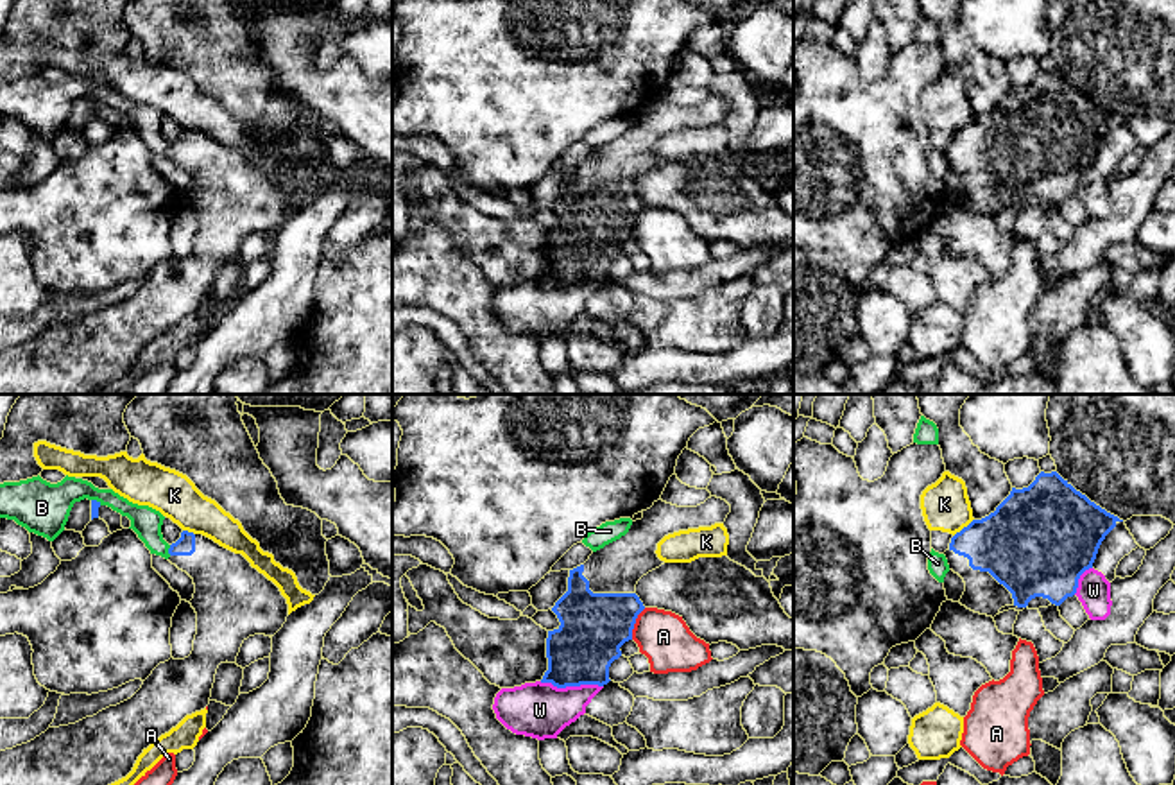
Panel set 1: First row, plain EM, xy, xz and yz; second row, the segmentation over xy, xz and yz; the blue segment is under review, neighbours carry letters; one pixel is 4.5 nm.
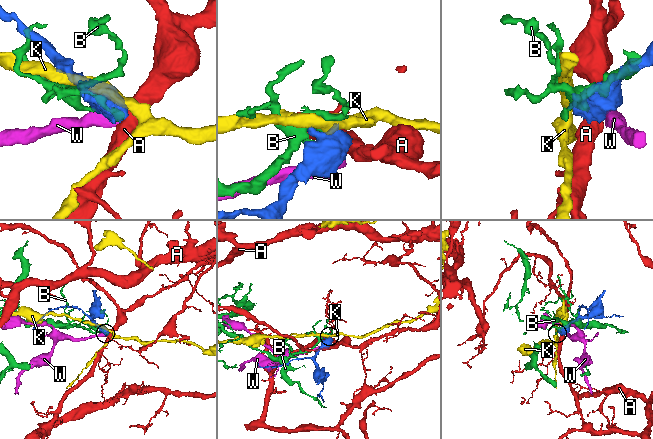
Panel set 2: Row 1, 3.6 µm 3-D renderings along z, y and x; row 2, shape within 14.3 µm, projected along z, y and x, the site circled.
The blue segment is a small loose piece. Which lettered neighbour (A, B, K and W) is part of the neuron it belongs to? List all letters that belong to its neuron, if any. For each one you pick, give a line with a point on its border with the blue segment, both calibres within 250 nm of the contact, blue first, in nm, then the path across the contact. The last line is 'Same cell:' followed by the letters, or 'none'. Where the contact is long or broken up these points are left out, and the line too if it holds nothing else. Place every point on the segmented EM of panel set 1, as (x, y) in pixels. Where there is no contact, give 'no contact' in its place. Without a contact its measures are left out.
Same cell: none

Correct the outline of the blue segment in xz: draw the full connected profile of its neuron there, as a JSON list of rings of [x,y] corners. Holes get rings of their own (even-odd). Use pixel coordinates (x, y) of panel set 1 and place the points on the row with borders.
[[[716,496],[697,507],[677,507],[659,498],[643,511],[641,520],[632,522],[625,536],[593,552],[584,565],[570,570],[568,591],[552,608],[561,625],[548,631],[548,670],[541,683],[552,683],[557,688],[607,685],[611,681],[609,667],[622,656],[620,647],[632,640],[636,618],[645,609],[636,595],[636,584],[643,575],[665,565],[656,554],[657,543],[679,531],[724,523],[729,513],[731,505]]]

